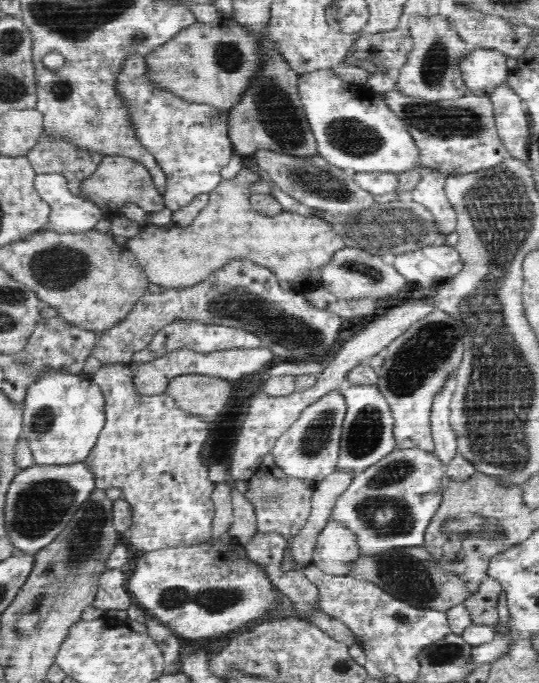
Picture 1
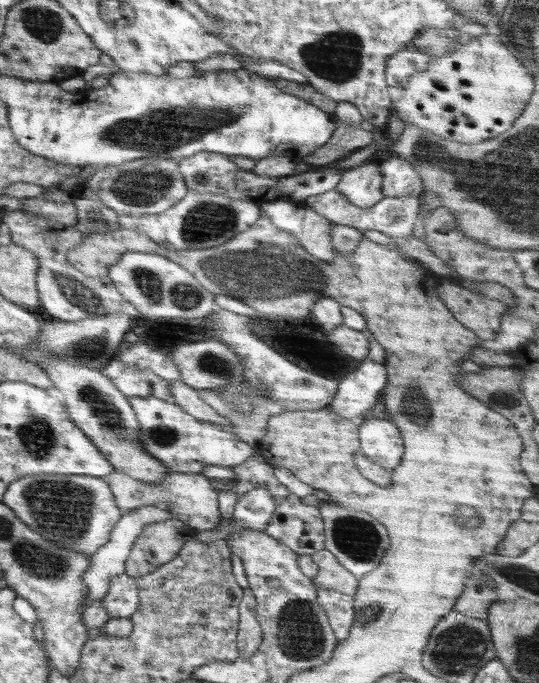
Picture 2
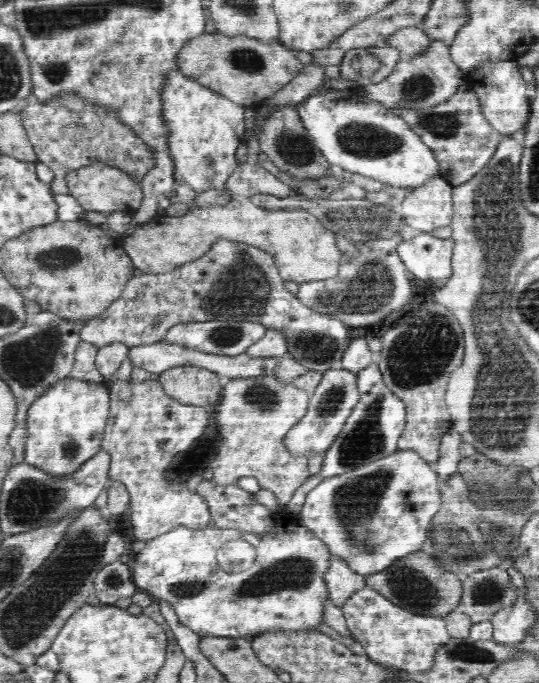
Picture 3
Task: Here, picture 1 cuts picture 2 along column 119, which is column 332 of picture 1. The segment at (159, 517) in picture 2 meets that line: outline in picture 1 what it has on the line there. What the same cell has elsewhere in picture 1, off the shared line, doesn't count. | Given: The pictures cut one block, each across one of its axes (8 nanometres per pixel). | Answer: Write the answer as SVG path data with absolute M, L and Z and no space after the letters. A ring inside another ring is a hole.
M330 520L329 524L318 535L313 552L312 564L322 572L336 576L346 576L348 567L359 558L359 547L356 538L344 525Z

